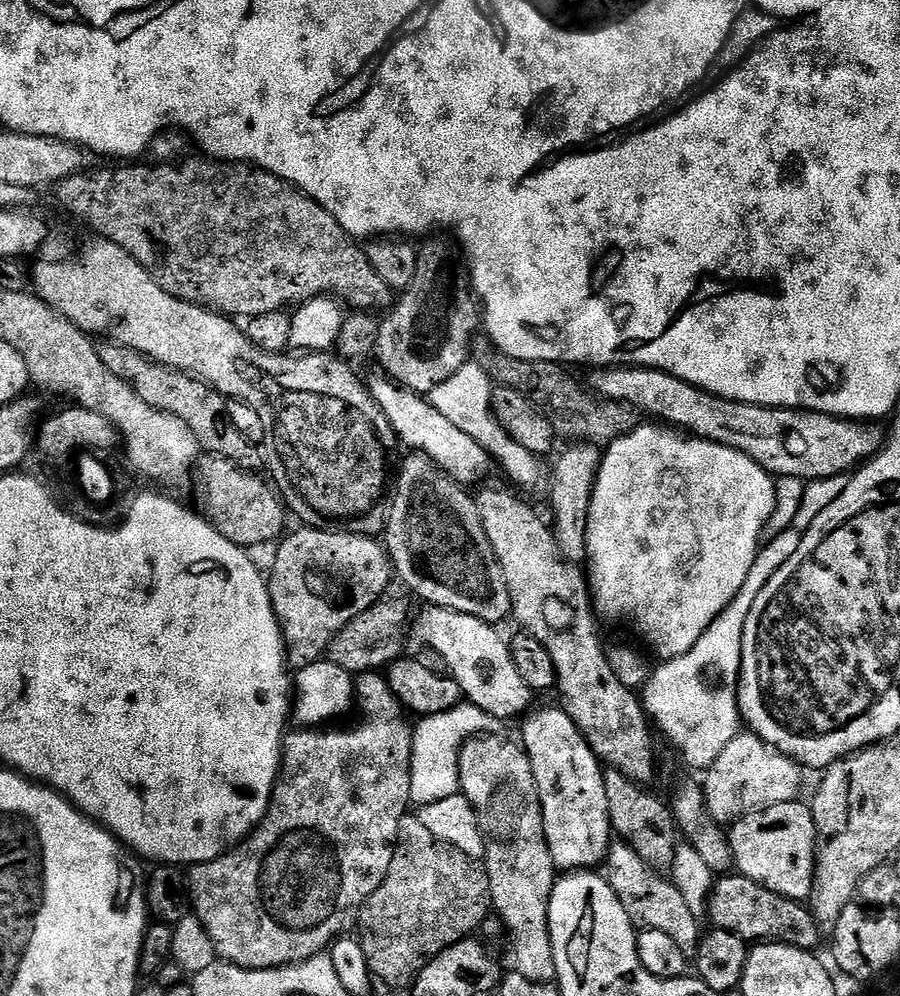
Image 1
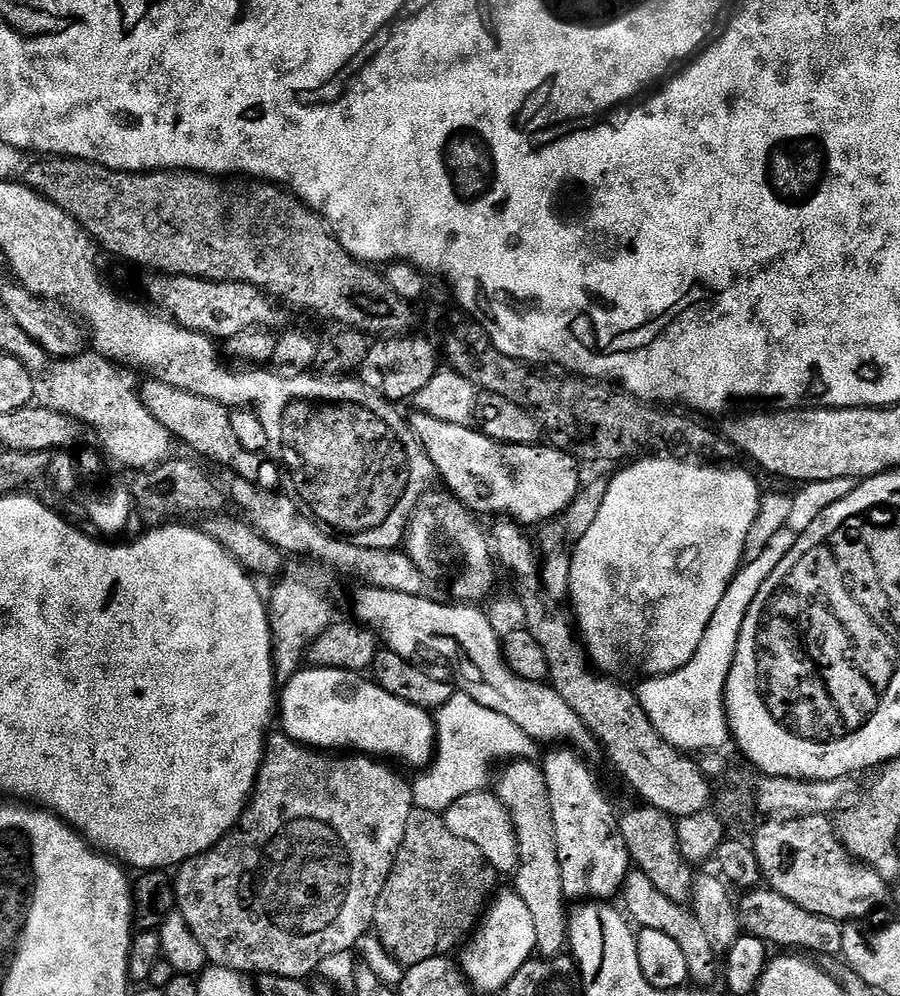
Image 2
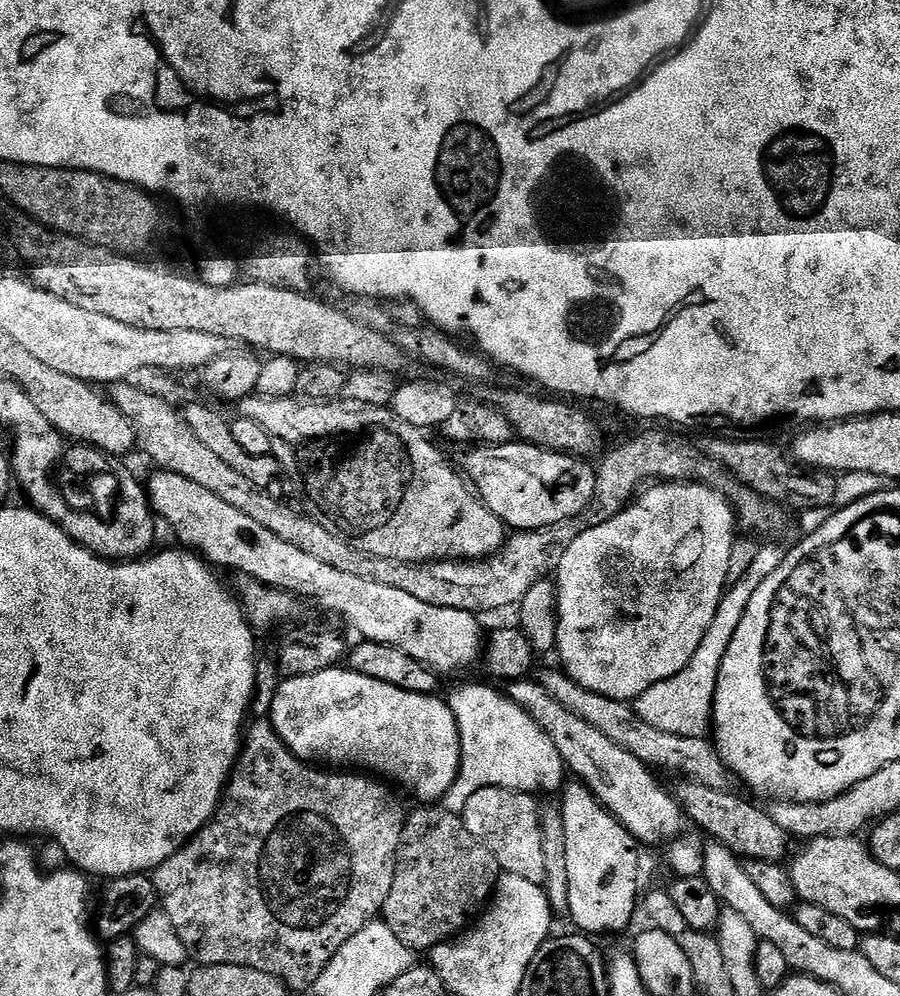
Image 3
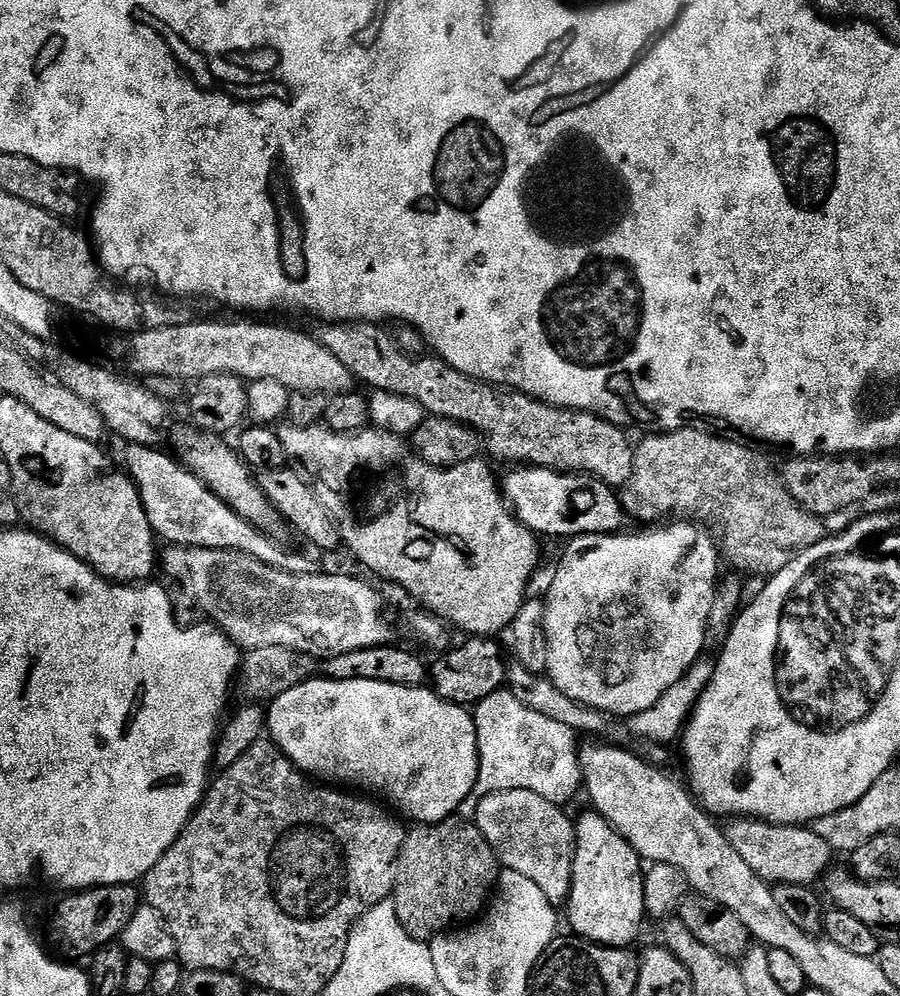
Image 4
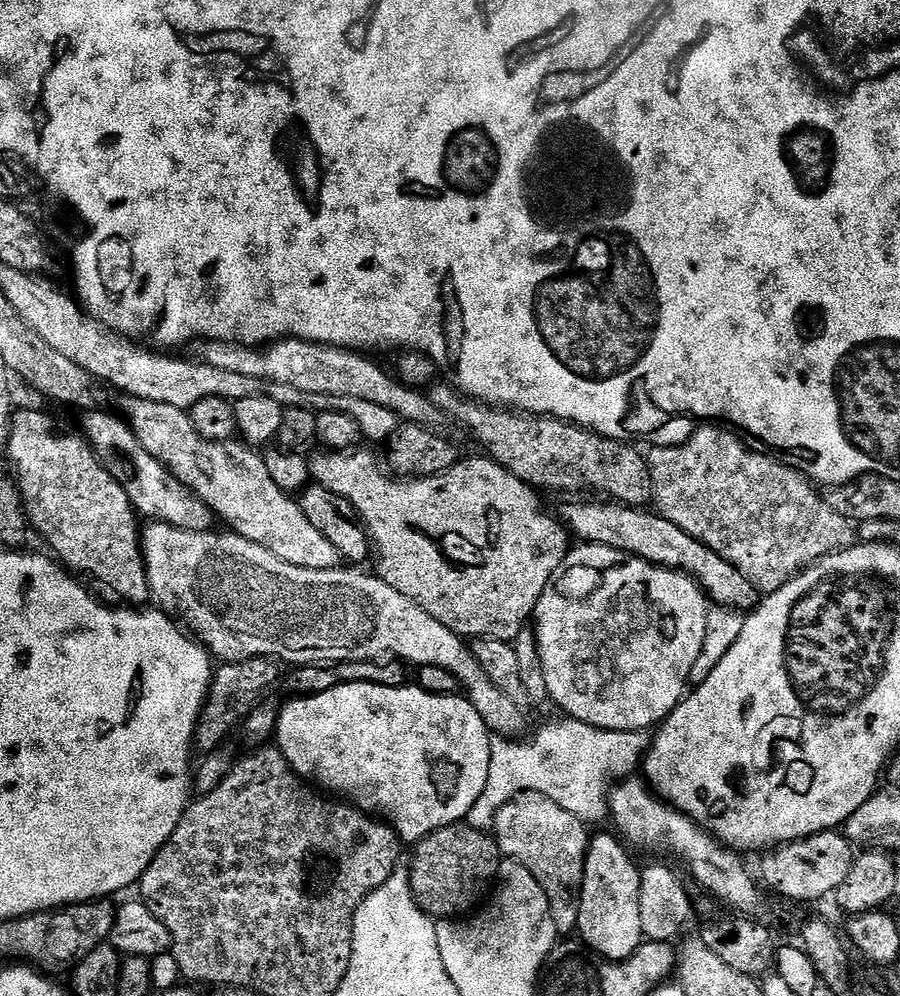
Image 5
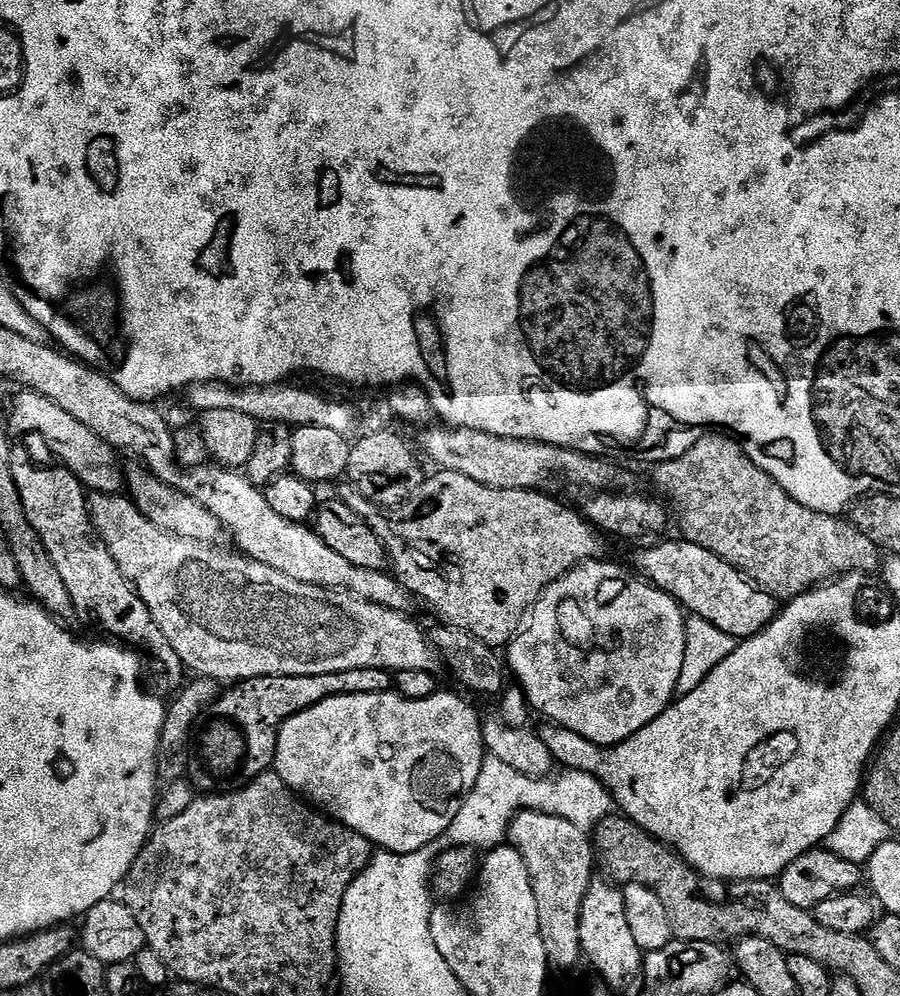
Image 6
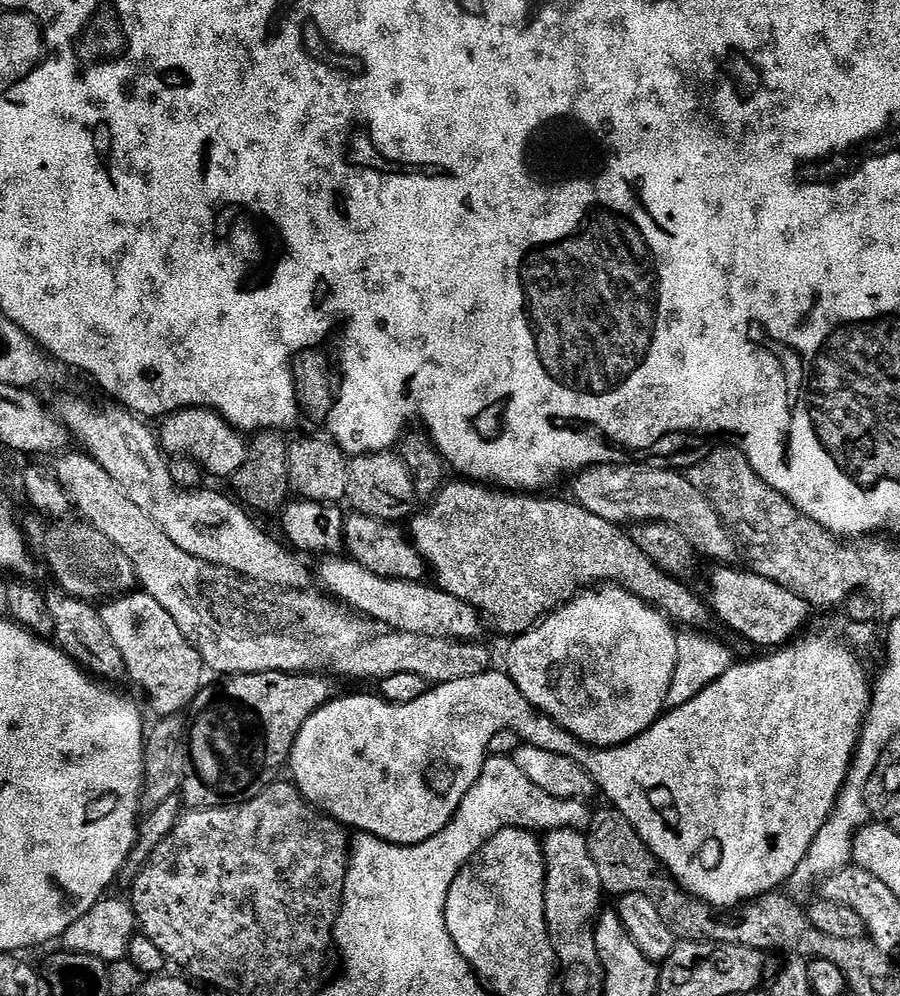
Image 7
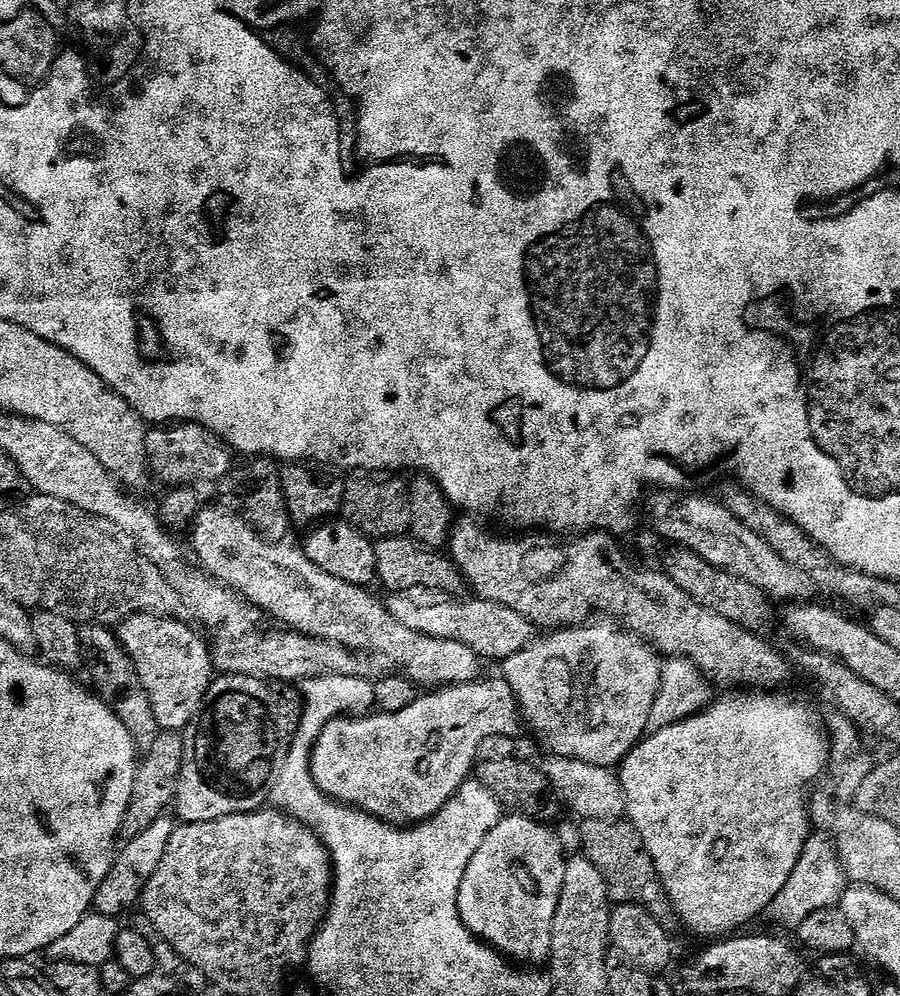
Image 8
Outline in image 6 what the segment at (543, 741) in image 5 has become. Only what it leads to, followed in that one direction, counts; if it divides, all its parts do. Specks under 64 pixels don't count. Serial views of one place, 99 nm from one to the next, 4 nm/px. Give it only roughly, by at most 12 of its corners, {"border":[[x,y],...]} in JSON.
{"border":[[493,755],[441,849],[499,848],[522,810],[594,830],[612,793],[588,771],[557,780]]}

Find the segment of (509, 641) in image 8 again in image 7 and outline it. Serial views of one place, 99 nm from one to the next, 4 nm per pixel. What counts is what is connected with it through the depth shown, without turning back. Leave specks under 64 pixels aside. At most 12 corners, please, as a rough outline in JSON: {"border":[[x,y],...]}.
{"border":[[340,554],[325,589],[393,632],[479,637],[481,612],[438,586]]}

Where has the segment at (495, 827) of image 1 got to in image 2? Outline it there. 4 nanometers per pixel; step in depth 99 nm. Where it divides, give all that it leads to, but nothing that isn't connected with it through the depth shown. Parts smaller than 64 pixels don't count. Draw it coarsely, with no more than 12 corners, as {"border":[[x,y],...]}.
{"border":[[513,760],[494,791],[520,847],[514,891],[536,952],[558,956],[570,912],[544,769]]}

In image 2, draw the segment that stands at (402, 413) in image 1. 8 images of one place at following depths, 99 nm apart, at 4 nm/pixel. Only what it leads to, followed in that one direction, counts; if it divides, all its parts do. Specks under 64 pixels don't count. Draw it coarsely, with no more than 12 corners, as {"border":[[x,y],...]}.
{"border":[[417,411],[443,487],[521,526],[580,493],[571,451],[500,444]]}

